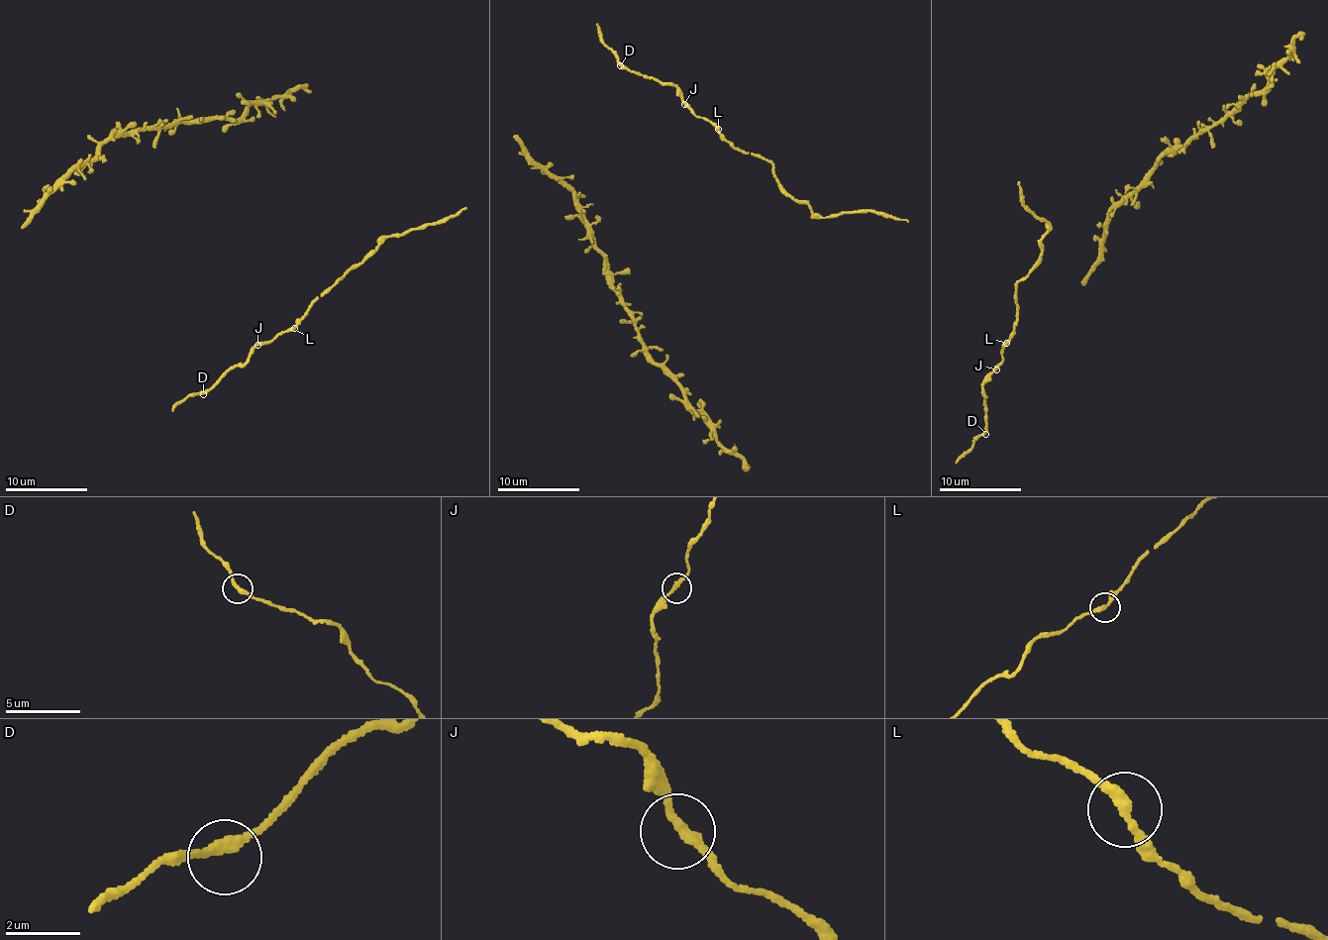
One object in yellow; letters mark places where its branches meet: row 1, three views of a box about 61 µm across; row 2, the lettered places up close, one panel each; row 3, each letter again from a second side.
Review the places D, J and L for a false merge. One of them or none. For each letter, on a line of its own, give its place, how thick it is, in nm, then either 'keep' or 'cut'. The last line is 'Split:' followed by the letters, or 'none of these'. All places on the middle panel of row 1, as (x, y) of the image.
D: at (620, 65); 260 nm thick; keep
J: at (684, 104); 240 nm thick; keep
L: at (718, 129); 240 nm thick; keep
Split: none of these

